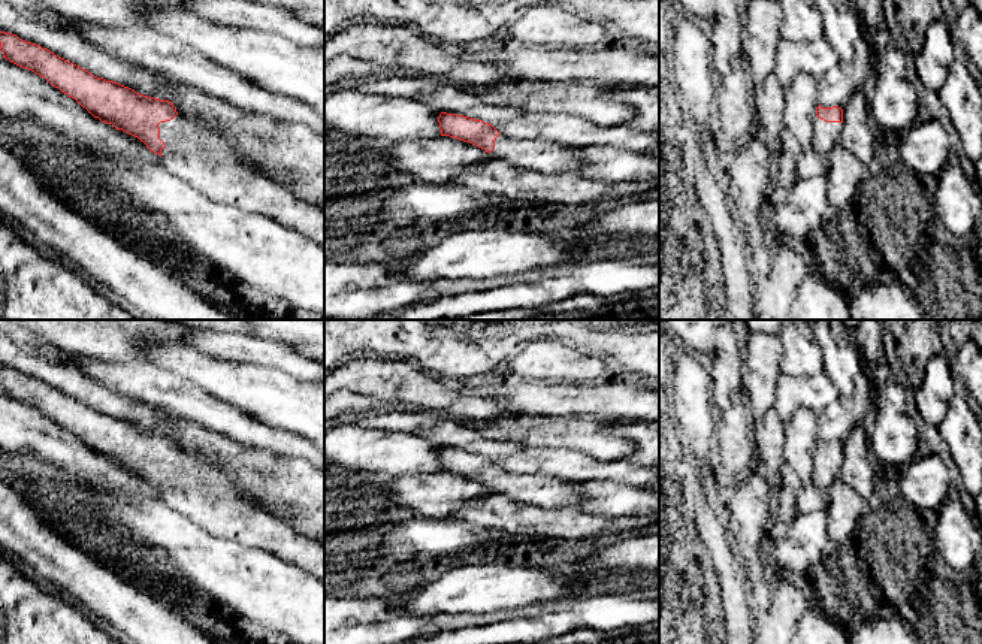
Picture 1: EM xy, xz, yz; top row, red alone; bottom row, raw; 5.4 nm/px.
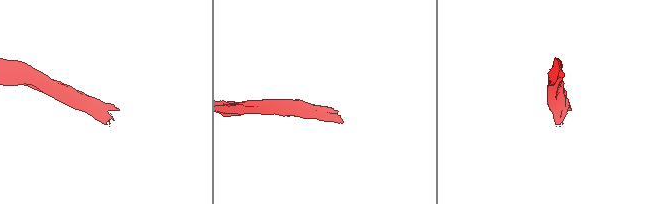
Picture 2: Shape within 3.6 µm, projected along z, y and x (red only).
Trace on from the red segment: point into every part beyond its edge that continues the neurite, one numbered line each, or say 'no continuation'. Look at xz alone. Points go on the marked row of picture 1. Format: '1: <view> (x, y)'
1: xz (544, 157)

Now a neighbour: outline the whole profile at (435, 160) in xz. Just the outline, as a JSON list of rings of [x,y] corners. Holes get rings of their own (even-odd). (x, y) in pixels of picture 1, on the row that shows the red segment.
[[[450,136],[402,140],[387,146],[402,173],[411,173],[430,185],[451,184],[462,170],[492,158],[484,149]]]

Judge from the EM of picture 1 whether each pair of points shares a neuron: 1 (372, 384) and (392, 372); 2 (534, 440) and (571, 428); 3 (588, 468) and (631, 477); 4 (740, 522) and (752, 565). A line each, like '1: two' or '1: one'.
1: one
2: one
3: one
4: one

